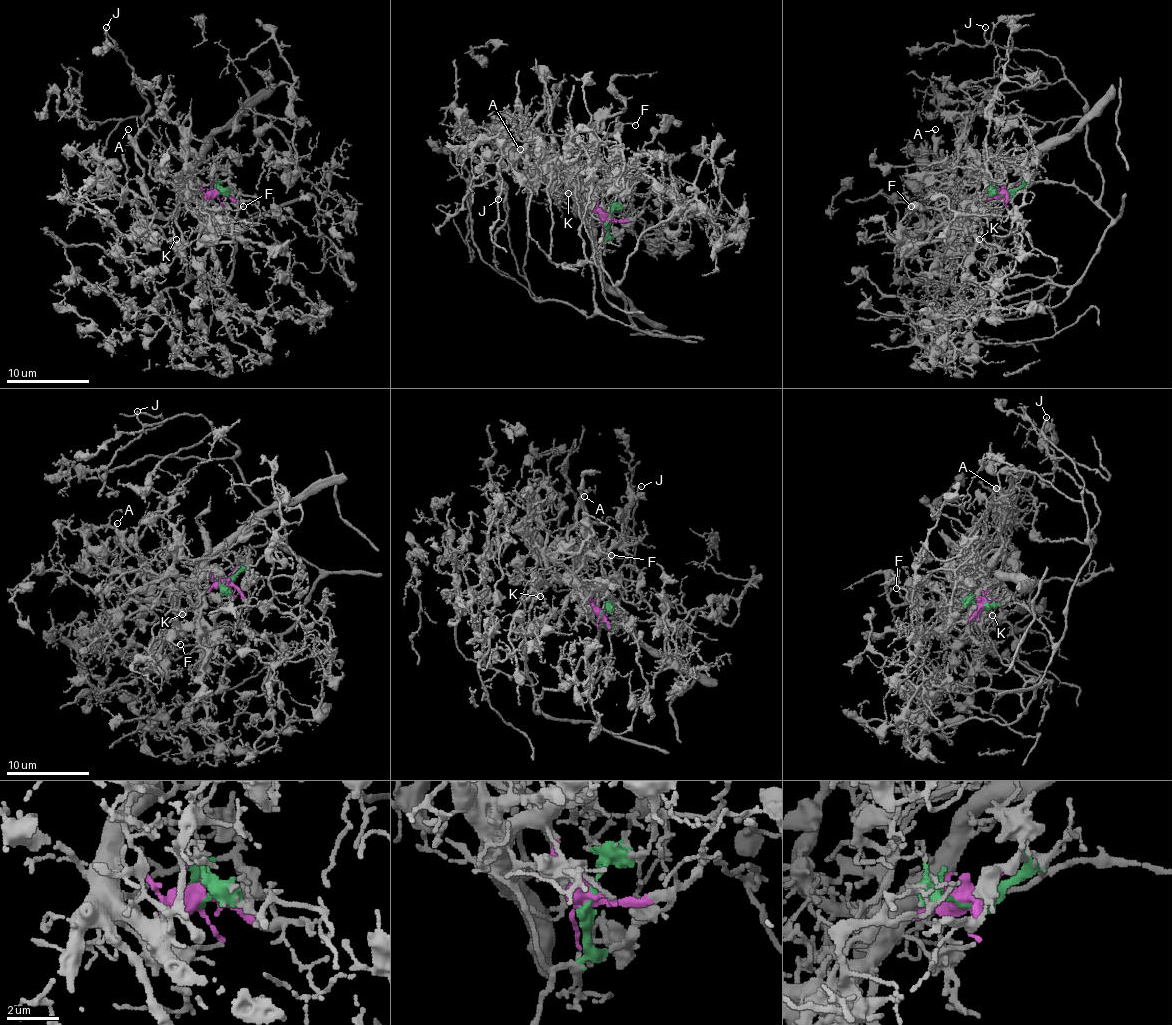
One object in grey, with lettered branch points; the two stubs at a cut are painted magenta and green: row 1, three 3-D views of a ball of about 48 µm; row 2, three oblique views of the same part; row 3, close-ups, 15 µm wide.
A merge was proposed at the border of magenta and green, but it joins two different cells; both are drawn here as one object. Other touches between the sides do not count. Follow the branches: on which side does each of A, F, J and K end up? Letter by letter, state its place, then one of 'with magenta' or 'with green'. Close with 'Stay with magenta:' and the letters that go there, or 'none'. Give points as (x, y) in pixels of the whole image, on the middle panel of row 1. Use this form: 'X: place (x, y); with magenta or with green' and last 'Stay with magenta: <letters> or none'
A: place (520, 149); with magenta
F: place (635, 125); with magenta
J: place (498, 199); with green
K: place (568, 193); with magenta
Stay with magenta: A, F, K

